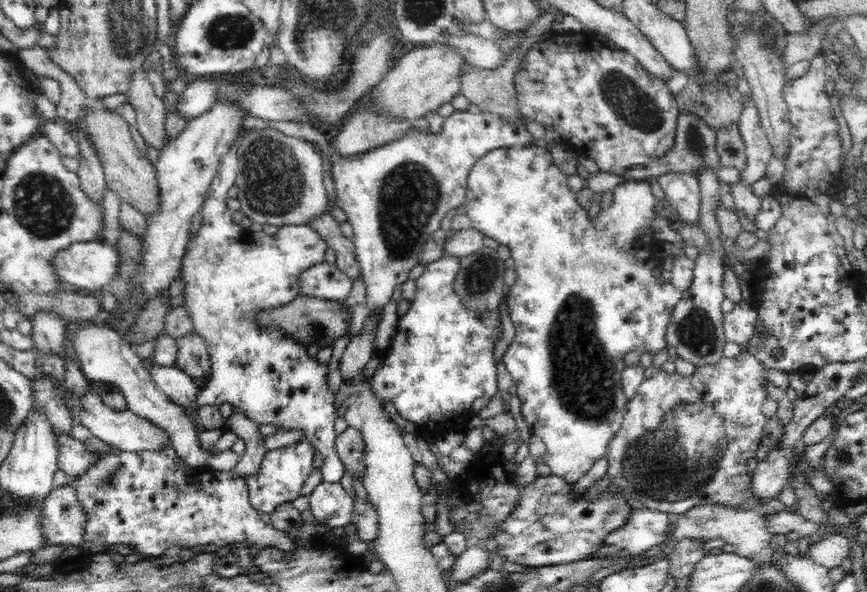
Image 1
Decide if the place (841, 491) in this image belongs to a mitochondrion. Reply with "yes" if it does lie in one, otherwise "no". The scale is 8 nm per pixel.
yes

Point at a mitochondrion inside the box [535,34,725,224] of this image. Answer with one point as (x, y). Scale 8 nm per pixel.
(631, 104)

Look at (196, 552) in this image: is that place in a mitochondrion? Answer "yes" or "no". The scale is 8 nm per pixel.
no

